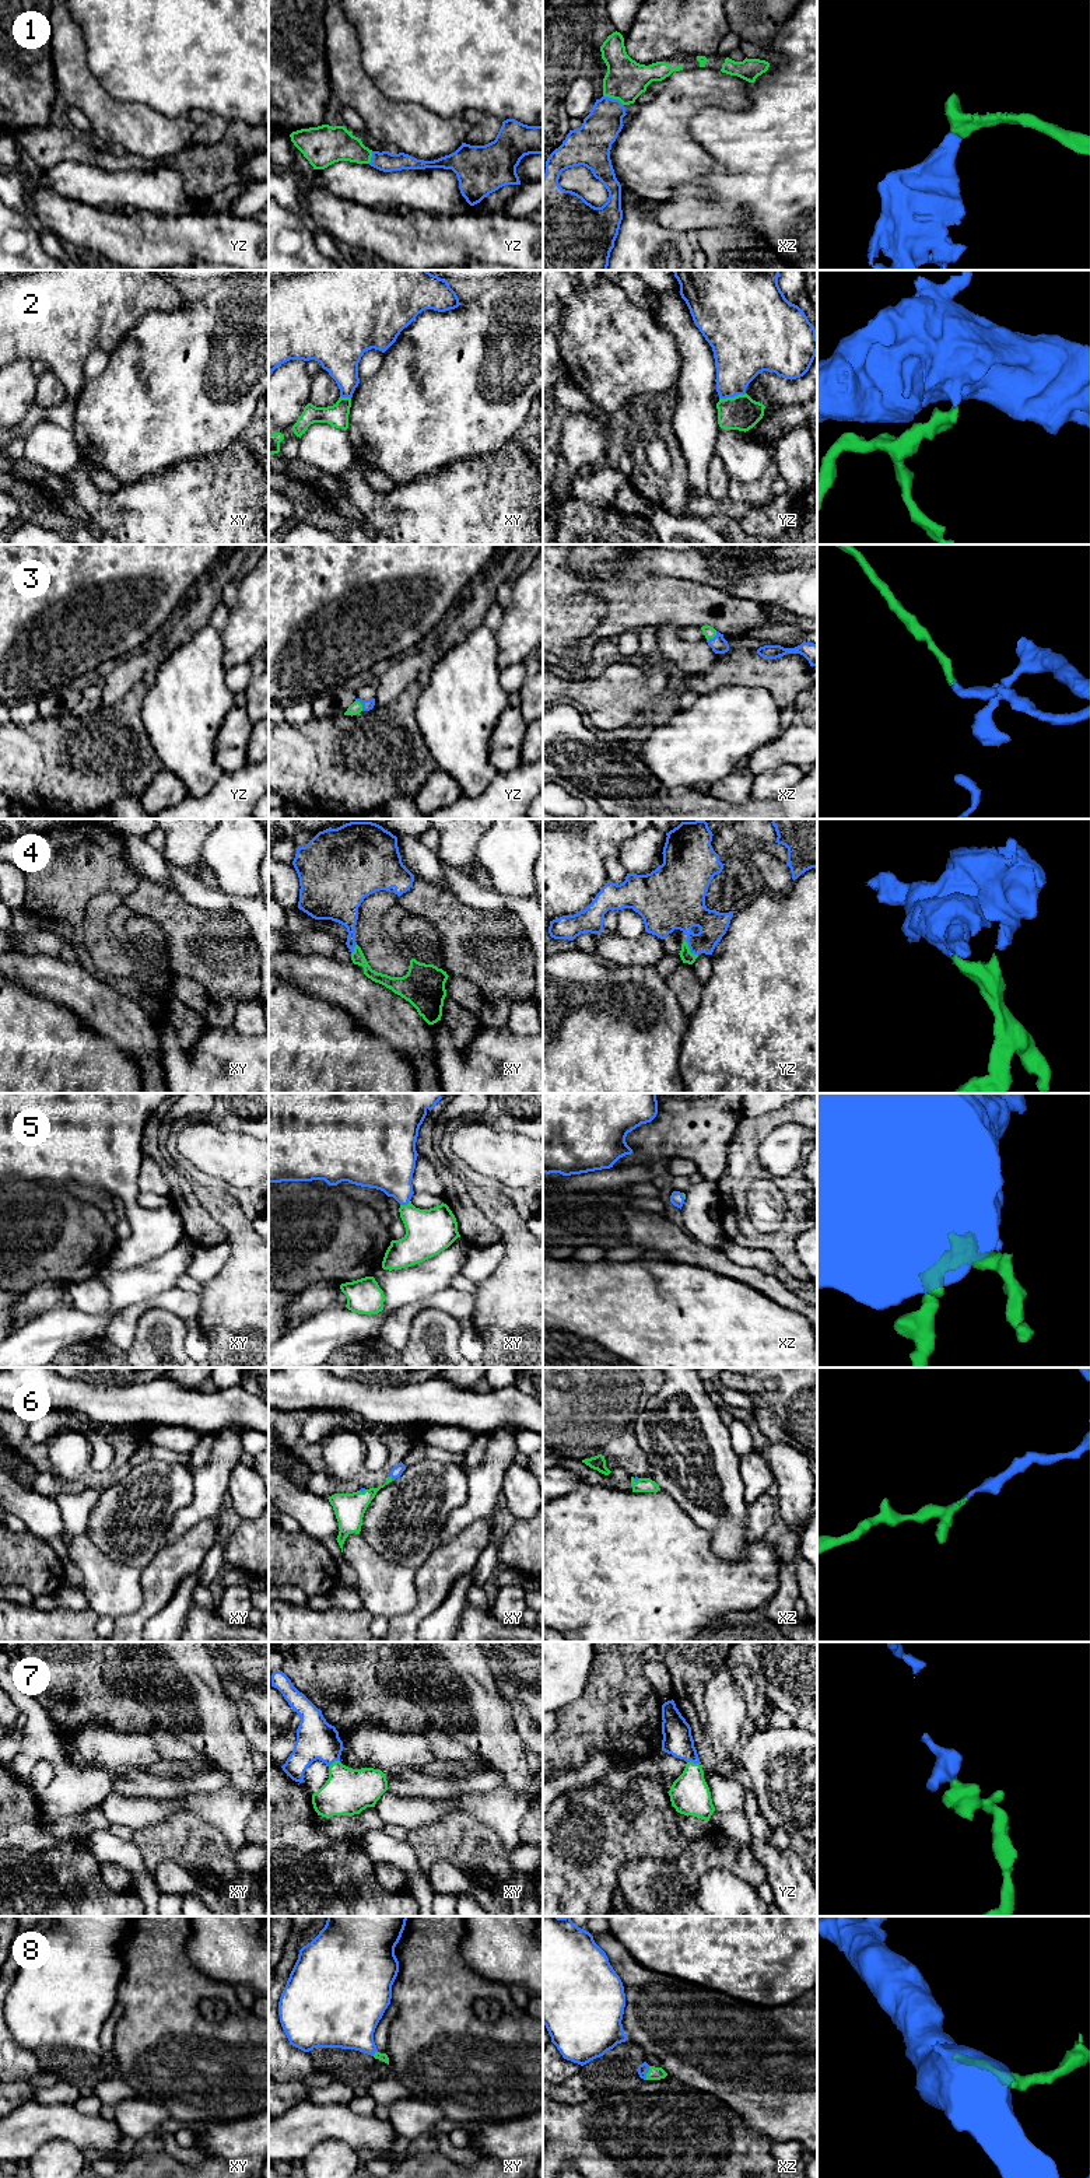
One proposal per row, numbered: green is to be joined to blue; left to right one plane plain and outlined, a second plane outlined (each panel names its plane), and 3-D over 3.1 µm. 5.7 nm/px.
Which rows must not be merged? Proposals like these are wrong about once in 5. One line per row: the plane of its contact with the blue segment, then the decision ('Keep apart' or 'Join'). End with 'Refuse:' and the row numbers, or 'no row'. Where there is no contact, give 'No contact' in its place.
1: Touches blue in xz. Join
2: Touches blue in yz. Join
3: Touches blue in yz. Join
4: Touches blue in yz. Join
5: Touches blue in xy. Join
6: Touches blue in xy. Join
7: Touches blue in yz. Join
8: Touches blue in xz. Join
Refuse: no row

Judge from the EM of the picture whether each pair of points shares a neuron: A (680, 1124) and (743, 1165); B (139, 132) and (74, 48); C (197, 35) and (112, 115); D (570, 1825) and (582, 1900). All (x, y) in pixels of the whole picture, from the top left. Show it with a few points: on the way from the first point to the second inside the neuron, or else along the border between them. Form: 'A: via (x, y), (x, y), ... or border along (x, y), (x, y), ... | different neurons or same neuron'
A: border along (738, 1123), (728, 1145), (724, 1173), (717, 1182) | different neurons
B: via (115, 118), (74, 77), (74, 72) | same neuron
C: border along (100, 83), (119, 100), (142, 102), (157, 112) | different neurons
D: via (570, 1844), (570, 1881) | same neuron

